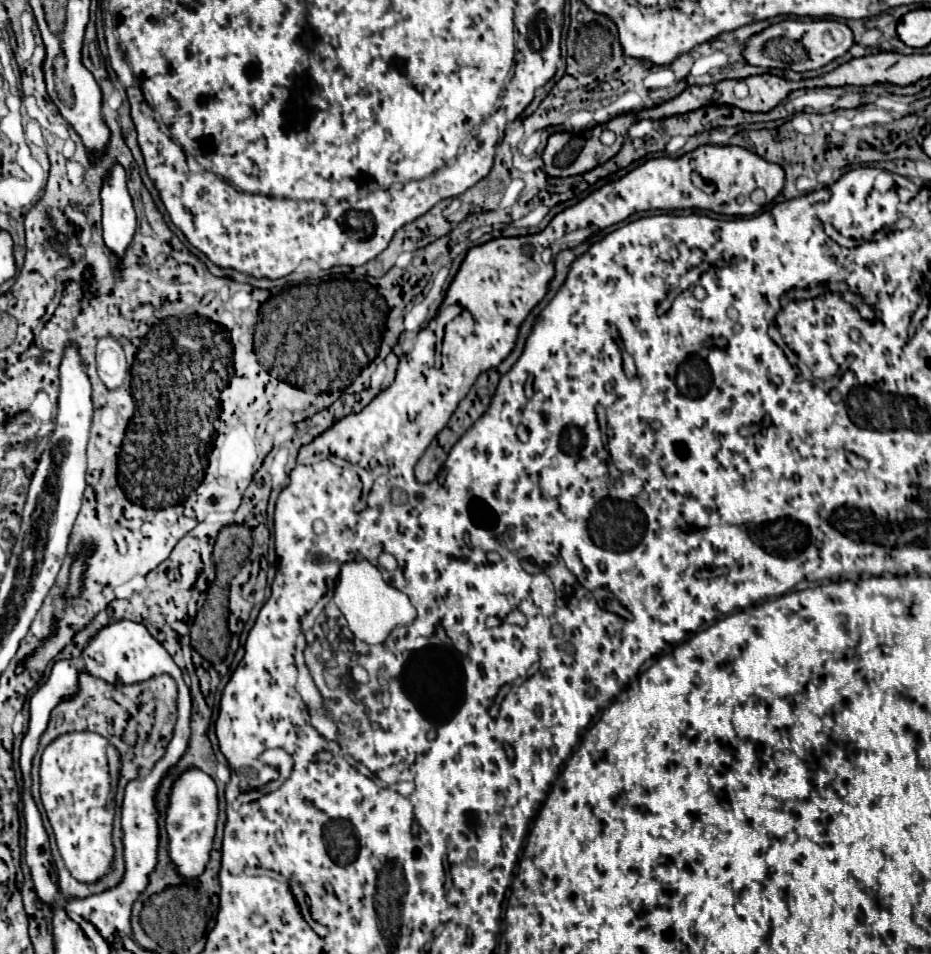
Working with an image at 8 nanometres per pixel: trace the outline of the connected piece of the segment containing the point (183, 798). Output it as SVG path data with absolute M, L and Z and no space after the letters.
M198 767L186 769L170 791L170 803L166 811L166 833L168 833L168 855L182 879L194 879L202 875L210 857L212 839L216 835L218 819L218 789L214 779Z

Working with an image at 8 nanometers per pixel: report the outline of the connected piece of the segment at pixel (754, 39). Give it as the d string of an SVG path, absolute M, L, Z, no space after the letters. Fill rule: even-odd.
M784 19L766 27L764 31L752 35L742 51L742 57L748 65L758 65L766 69L792 69L792 71L810 71L820 69L832 59L844 55L854 43L852 31L840 21L792 21Z

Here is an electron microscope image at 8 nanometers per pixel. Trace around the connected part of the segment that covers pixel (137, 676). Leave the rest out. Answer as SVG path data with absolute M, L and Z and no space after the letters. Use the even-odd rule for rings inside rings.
M116 621L106 627L102 627L83 650L82 658L86 670L94 677L100 678L111 685L117 683L138 683L144 679L150 679L152 675L180 671L180 667L172 661L168 651L148 633L148 629L142 623L136 621ZM94 657L102 657L102 663L96 662Z

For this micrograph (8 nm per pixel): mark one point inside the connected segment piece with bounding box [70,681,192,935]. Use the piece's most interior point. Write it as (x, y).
(109, 911)

